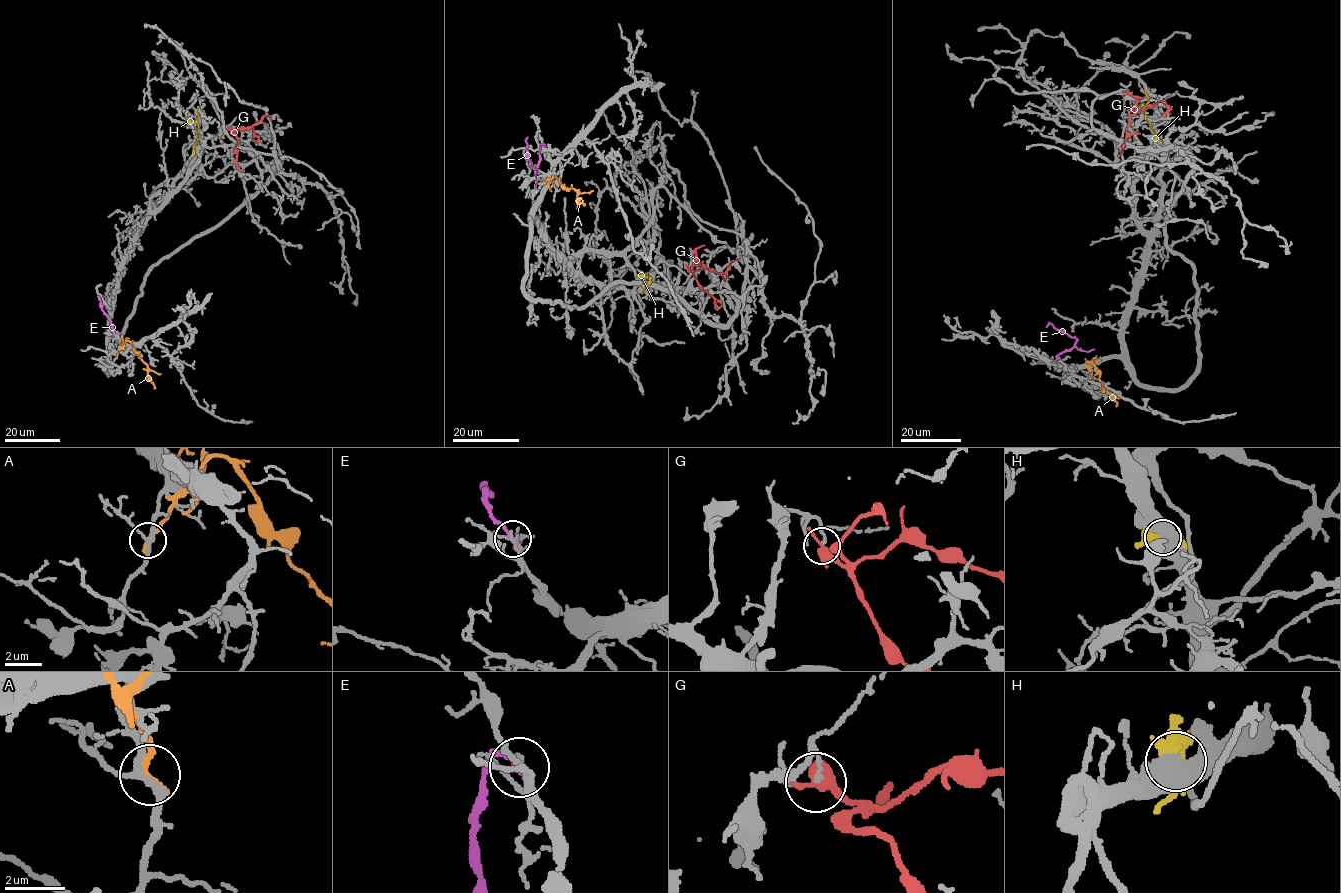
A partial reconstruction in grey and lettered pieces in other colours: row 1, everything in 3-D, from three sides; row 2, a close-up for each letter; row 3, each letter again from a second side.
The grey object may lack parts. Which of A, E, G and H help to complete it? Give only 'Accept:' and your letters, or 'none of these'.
Accept: none of these

